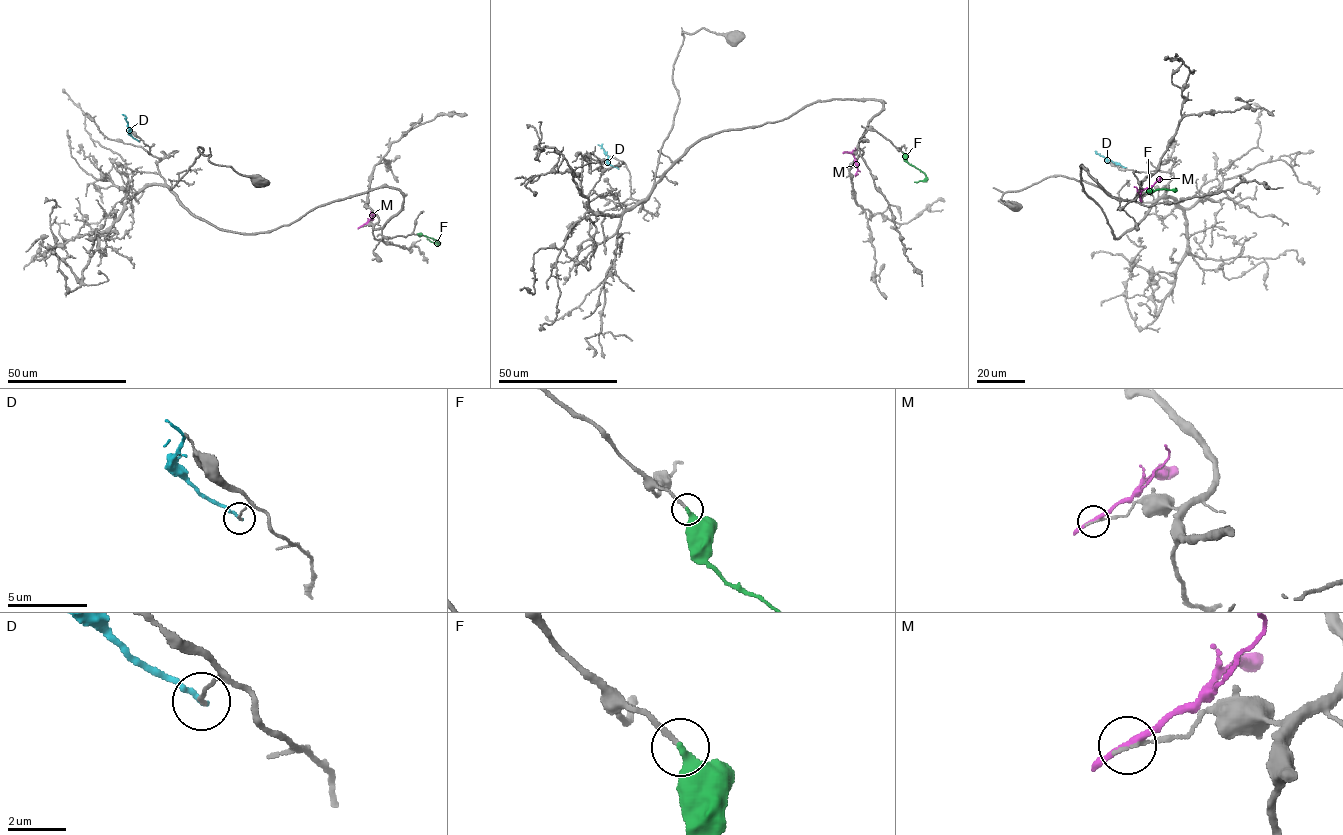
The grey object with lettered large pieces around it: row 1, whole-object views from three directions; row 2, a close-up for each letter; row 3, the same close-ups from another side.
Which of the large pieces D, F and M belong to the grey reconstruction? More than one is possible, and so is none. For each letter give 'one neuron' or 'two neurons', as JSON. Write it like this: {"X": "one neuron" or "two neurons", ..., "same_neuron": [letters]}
{"D": "two neurons", "F": "one neuron", "M": "two neurons", "same_neuron": ["F"]}

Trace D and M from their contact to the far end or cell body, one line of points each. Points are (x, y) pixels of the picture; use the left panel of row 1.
D: (139, 141), (131, 135), (122, 114)
M: (360, 226), (372, 217), (371, 211)

